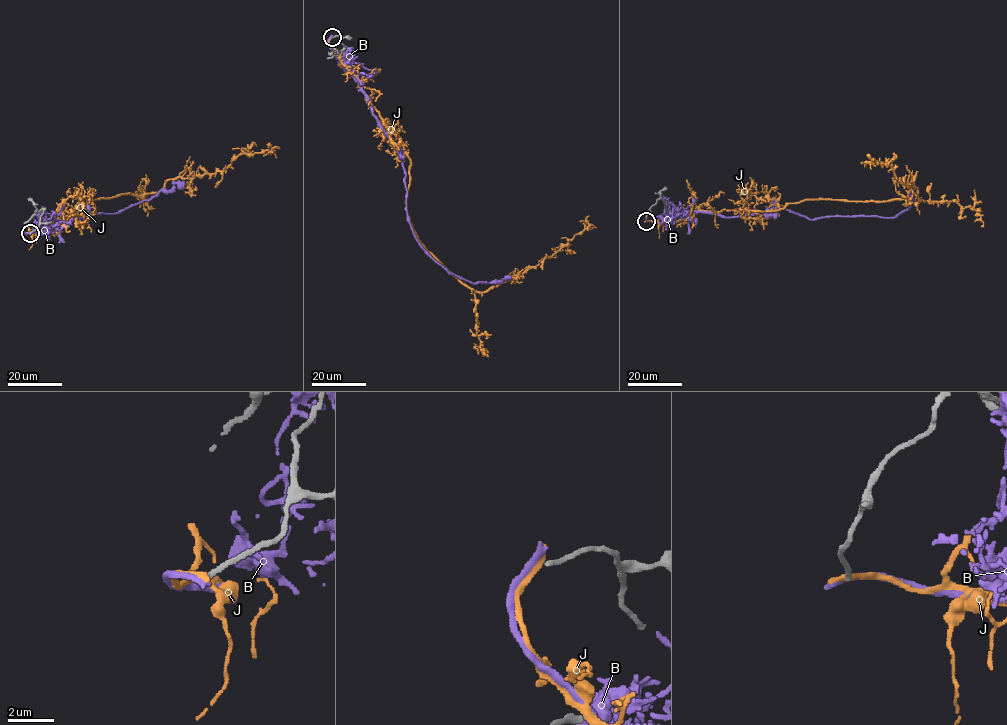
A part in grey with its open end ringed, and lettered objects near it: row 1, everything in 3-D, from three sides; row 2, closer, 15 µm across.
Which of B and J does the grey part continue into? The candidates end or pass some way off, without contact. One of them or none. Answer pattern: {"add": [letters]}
{"add": []}

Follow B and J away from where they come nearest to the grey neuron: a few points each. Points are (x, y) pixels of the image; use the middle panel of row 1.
B: (331, 36), (328, 46), (397, 148), (405, 174), (408, 221), (420, 245), (470, 281), (497, 283), (511, 276)
J: (331, 37), (410, 161), (417, 239), (462, 282), (486, 292), (520, 275), (580, 222)

